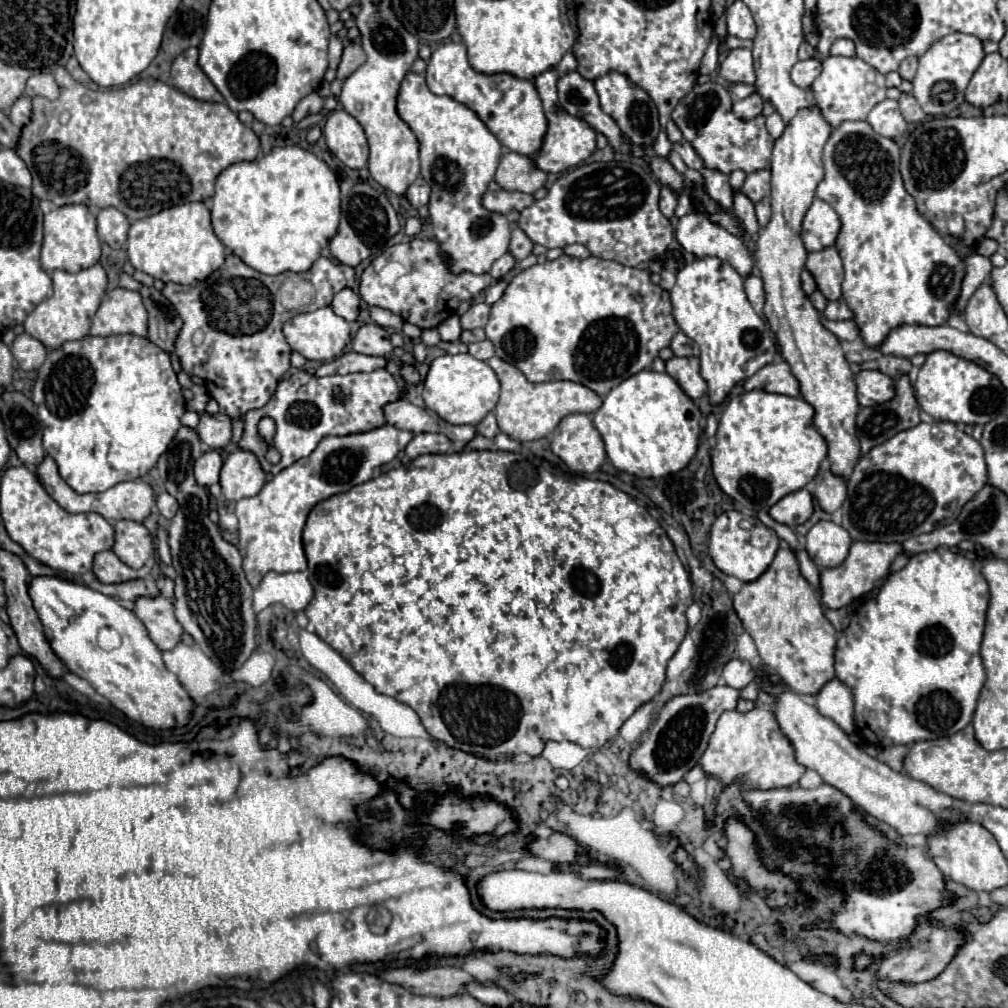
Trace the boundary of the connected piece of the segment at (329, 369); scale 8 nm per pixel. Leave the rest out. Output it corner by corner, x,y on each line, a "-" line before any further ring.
346,352
330,362
324,362
316,374
318,376
330,376
330,374
352,374
352,372
372,372
378,368
384,368
390,362
390,358
384,356
364,356
358,352

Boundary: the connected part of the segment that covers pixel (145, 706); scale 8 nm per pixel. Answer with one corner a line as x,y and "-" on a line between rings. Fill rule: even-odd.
60,576
30,578
28,594
54,654
62,658
70,672
88,680
88,684
110,700
114,708
148,728
174,728
190,720
194,704
190,694
164,666
162,654
150,640
144,624
128,608
98,590
-
100,626
112,626
120,632
120,648
106,652
98,646
96,636

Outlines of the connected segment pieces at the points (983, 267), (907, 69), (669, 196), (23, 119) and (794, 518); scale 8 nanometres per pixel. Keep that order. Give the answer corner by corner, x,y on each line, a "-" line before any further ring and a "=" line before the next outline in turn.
972,252
964,258
964,280
962,280
962,292
964,294
972,294
980,284
984,284
990,276
992,264
986,256
980,256
978,252
=
910,56
910,58
906,58
902,64
900,64
900,76
904,78
904,80
912,80
914,78
914,74
916,74
916,68
918,68
918,58
916,56
=
660,186
660,212
662,212
666,218
670,218
670,216
674,214
674,210
676,210
676,204
678,204
676,194
674,194
670,188
=
22,94
22,96
12,104
12,108
10,108
10,120
12,120
18,128
22,128
22,126
28,124
30,114
32,114
32,102
30,102
30,98
28,98
26,94
=
802,488
802,490
796,490
792,494
786,494
782,500
778,500
770,508
768,514
780,524
798,526
798,524
804,524
810,518
812,510
814,510
812,494
806,488

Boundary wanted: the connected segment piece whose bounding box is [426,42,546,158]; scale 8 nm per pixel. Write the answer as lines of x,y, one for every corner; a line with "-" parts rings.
444,42
442,46
438,46
432,52
432,58
428,60
428,70
426,70
426,84
428,84
430,92
446,94
446,96
466,104
470,110
474,110
478,114
478,118
488,126
488,130
508,150
524,154
528,158
534,158
534,152
538,152
538,148
542,146
542,136
546,134
546,116
544,116
542,102
540,102
540,96
538,96
534,84
530,80
522,80
522,78
516,78
512,74
482,74
482,72
476,72
468,64
466,46
464,44
460,44
460,42

